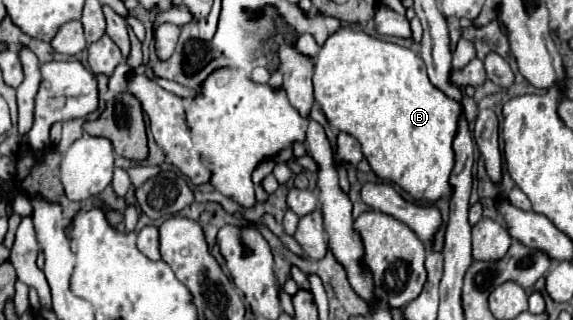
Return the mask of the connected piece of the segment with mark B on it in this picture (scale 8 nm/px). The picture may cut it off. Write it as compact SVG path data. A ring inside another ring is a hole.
M338 29L316 57L314 97L334 129L358 139L380 179L400 185L416 201L450 197L452 143L464 107L430 83L420 55L366 33Z

